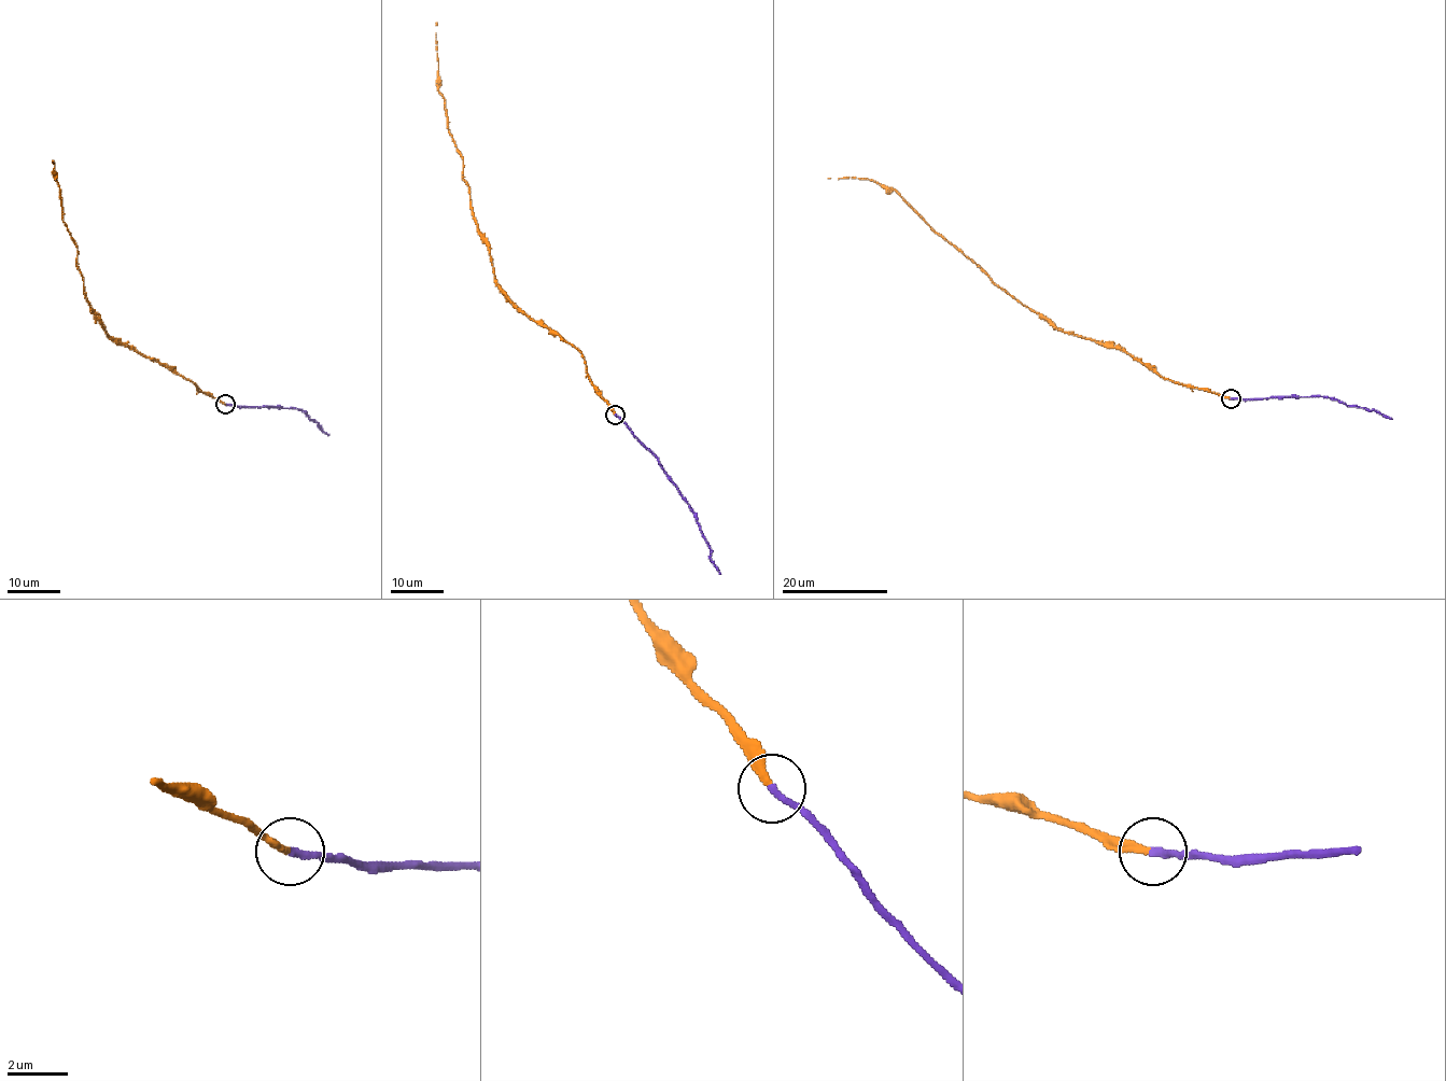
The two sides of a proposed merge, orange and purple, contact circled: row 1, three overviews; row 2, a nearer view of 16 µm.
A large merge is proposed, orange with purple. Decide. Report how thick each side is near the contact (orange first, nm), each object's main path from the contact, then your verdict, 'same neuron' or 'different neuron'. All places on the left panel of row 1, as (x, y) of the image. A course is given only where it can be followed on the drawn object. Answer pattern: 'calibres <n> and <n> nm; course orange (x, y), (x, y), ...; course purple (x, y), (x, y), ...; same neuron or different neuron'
calibres 260 and 240 nm; course orange (225, 404), (169, 366), (120, 345), (93, 313), (84, 277), (76, 266), (78, 246), (62, 221), (54, 160); course purple (225, 404), (298, 408), (328, 435); same neuron

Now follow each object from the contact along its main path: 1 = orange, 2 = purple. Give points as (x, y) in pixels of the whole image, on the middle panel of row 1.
1: (615, 413), (592, 382), (581, 354), (532, 321), (495, 278), (438, 88), (437, 23)
2: (615, 413), (657, 459), (688, 505), (710, 549), (710, 558), (720, 574)

